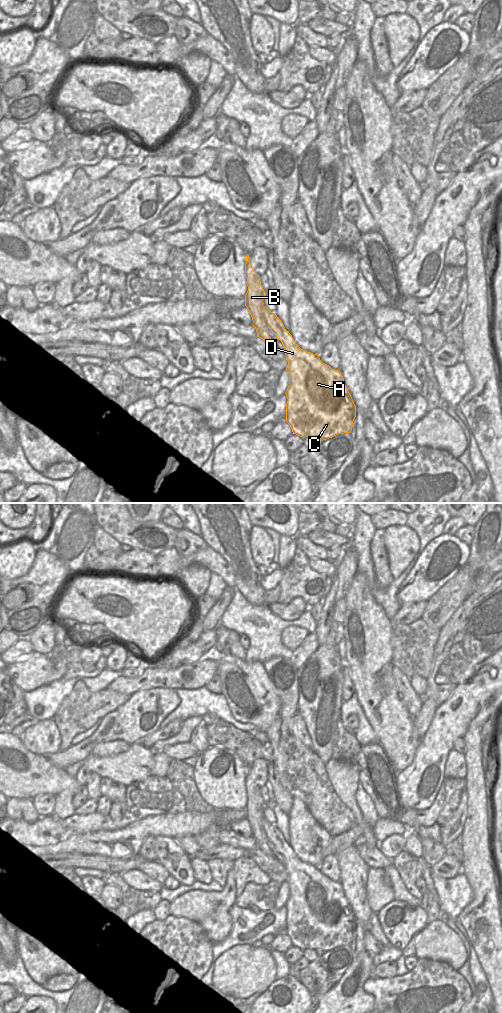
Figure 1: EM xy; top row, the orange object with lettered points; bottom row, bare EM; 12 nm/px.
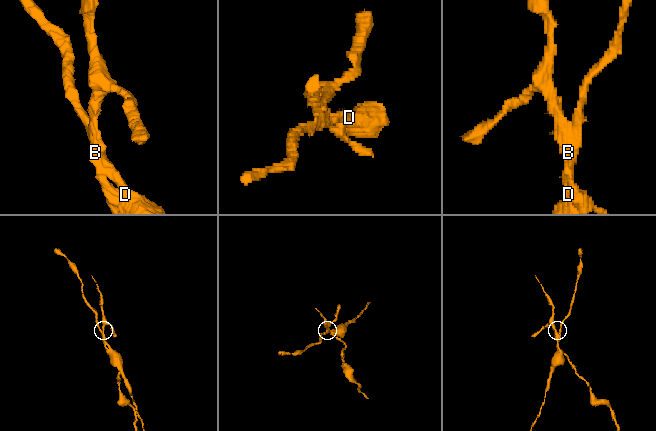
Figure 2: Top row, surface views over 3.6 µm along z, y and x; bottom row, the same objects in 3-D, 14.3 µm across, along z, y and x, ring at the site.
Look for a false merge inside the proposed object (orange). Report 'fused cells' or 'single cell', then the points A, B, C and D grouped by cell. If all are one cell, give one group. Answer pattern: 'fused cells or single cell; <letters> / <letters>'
fused cells; A C D / B

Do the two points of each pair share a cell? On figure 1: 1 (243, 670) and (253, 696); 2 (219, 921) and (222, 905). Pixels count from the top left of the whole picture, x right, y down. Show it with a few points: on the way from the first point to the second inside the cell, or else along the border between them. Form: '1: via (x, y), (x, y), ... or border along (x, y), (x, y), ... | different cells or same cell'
1: via (244, 676), (244, 684), (248, 690) | same cell
2: border along (228, 911), (207, 916), (200, 921) | different cells

